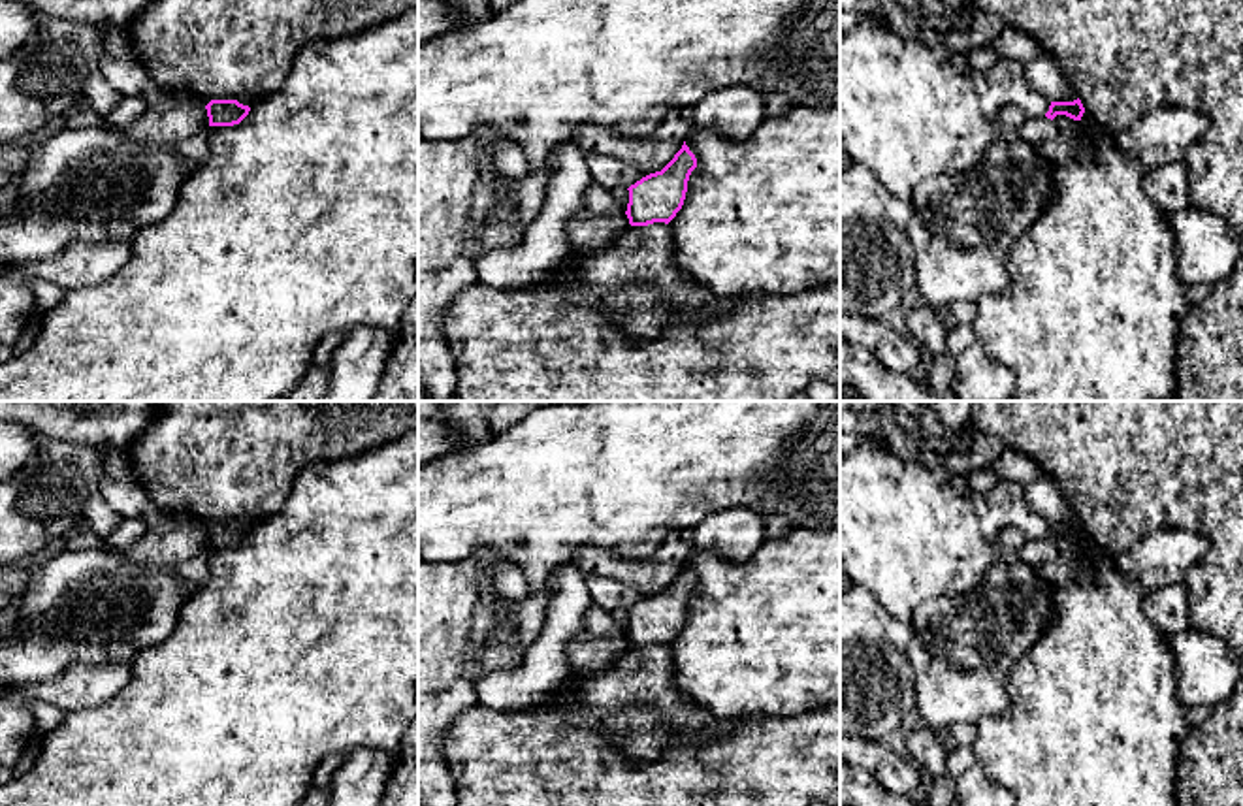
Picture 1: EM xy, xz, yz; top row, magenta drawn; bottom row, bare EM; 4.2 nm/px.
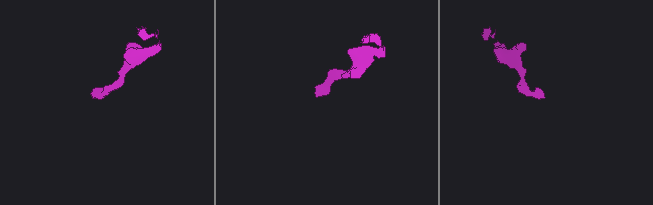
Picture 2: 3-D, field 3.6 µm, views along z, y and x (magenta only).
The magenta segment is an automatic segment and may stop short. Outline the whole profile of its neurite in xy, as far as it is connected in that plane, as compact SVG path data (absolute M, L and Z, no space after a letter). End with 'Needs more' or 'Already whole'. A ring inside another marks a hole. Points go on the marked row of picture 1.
M211 100L207 105L209 126L234 126L239 124L250 111L249 105L237 100Z. Already whole

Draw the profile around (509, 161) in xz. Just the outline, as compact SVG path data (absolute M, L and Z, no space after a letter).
M507 139L492 147L490 153L492 168L505 179L520 181L531 171L541 171L544 164L533 164L524 149L514 141Z

